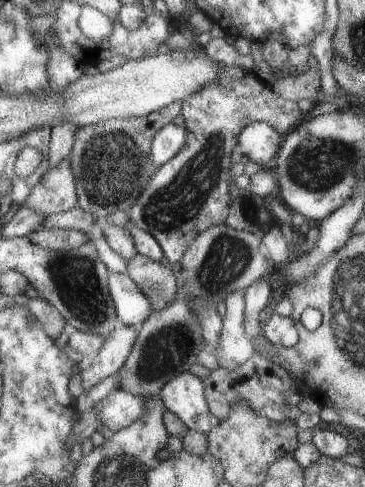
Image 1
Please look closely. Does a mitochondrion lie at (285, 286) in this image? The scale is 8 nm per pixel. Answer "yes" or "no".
no

